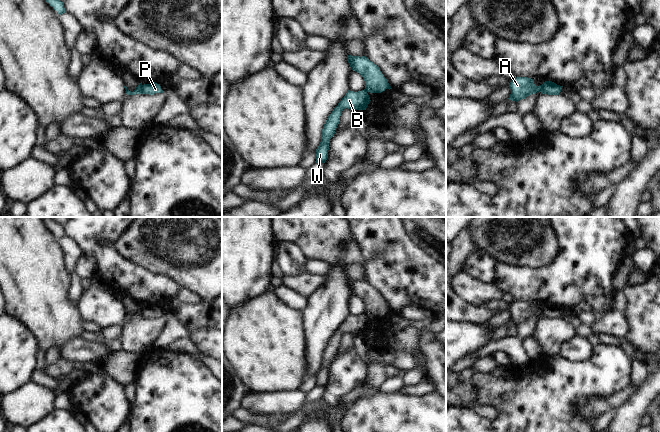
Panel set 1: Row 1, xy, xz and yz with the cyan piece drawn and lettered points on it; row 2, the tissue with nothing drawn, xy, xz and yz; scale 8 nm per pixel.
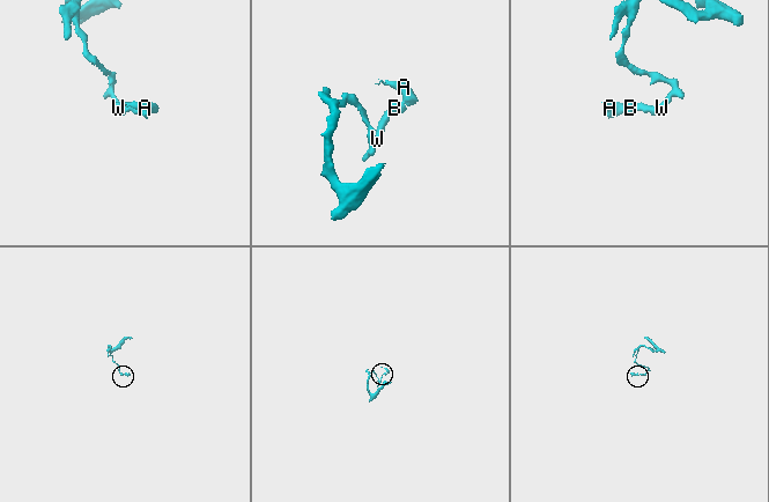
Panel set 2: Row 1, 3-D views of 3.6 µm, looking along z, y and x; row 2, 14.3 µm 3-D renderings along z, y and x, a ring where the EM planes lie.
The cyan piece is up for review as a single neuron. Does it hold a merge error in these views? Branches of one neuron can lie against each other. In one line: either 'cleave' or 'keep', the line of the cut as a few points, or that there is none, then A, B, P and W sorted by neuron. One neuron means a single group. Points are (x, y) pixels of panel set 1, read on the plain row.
cleave; cut xy (142, 309), (141, 317); groups A P / B W

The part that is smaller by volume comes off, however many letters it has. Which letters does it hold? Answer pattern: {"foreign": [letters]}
{"foreign": ["A", "P"]}

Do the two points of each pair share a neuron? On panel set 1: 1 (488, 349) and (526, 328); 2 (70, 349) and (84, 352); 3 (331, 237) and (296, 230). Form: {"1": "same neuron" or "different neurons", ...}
{"1": "same neuron", "2": "same neuron", "3": "same neuron"}

